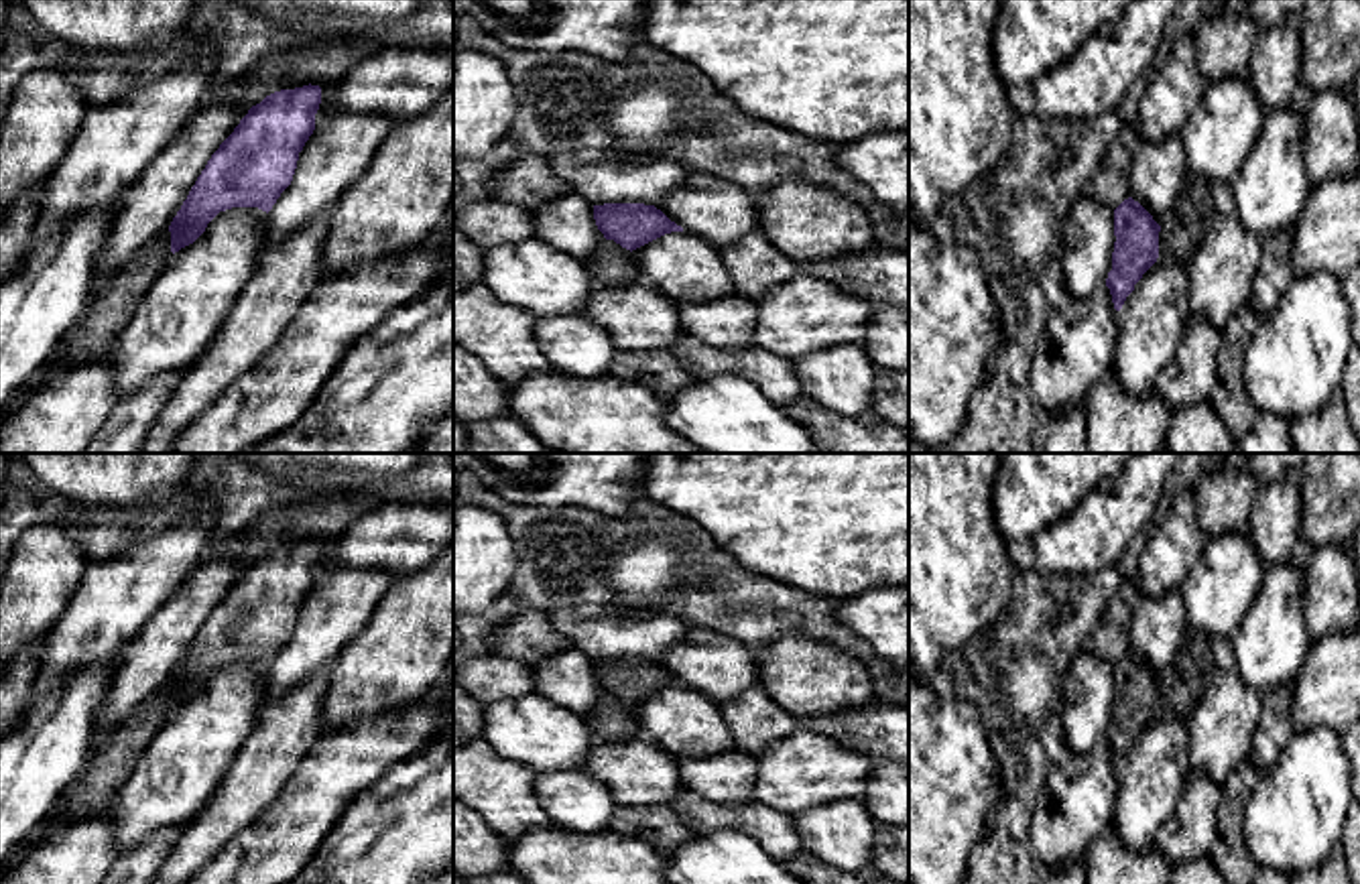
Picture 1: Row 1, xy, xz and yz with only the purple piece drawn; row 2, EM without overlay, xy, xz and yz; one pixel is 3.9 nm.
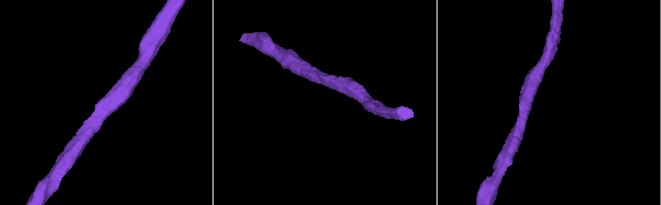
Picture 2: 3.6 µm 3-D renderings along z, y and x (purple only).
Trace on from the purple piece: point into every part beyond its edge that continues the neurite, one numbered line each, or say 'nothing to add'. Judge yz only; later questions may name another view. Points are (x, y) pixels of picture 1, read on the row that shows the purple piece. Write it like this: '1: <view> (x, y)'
nothing to add

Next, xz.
nothing to add

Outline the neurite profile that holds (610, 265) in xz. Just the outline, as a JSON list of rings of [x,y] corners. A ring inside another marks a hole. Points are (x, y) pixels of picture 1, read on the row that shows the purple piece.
[[[604,240],[596,252],[583,260],[583,266],[598,285],[622,287],[640,280],[632,252],[614,240]]]

